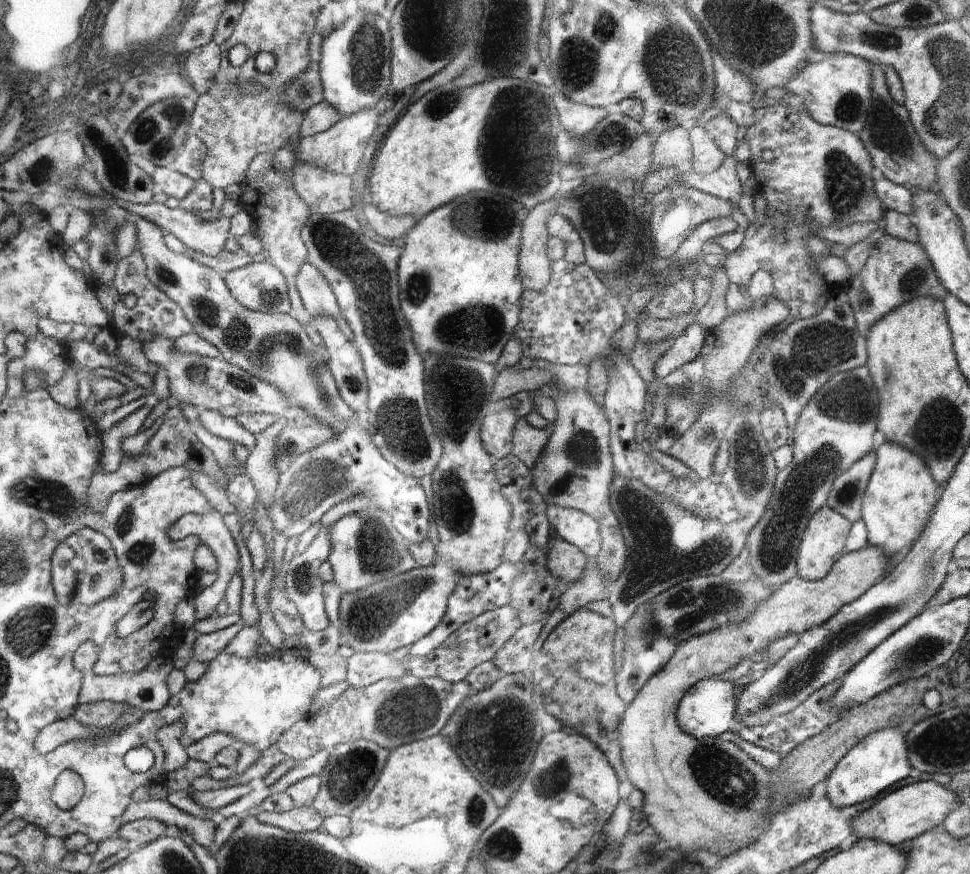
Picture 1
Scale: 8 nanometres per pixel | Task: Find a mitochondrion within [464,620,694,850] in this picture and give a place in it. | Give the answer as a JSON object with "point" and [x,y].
{"point":[551,782]}

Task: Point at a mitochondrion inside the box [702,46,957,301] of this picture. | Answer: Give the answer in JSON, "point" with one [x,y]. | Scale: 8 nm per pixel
{"point":[845,188]}

